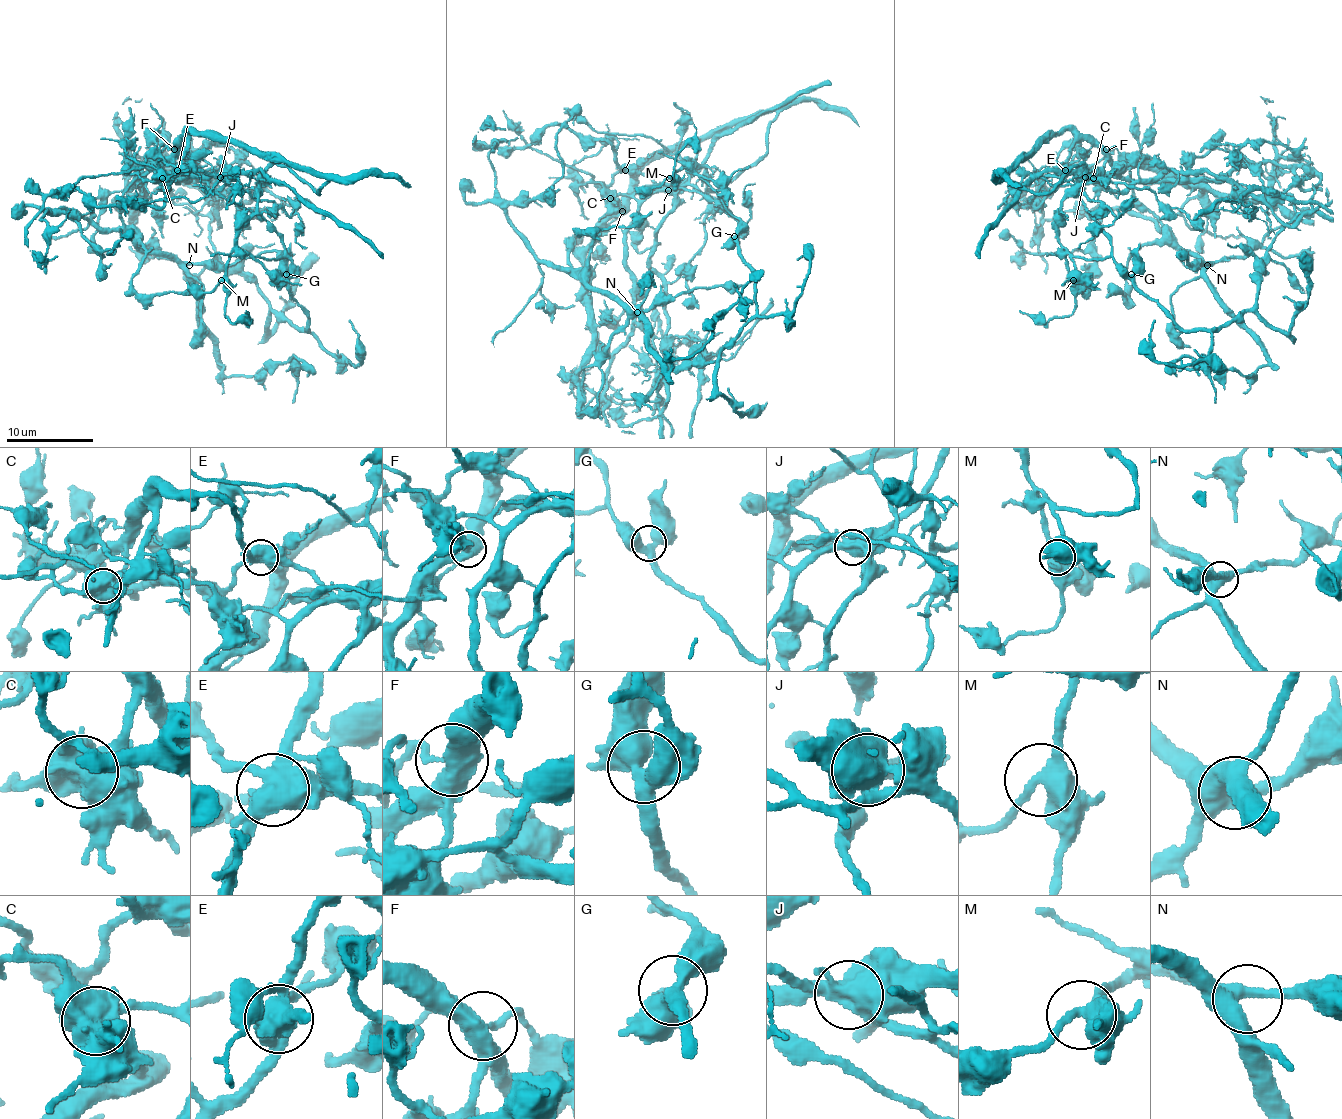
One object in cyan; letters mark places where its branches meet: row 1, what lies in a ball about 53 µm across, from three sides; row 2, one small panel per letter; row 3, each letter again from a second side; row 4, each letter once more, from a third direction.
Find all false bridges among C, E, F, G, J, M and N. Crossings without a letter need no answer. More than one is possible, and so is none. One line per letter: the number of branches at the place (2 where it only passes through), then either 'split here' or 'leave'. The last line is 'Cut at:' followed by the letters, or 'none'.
C: 3 | split here
E: 5 | split here
F: 3 | split here
G: 3 | leave
J: 4 | split here
M: 3 | leave
N: 3 | leave
Cut at: C, E, F, J

